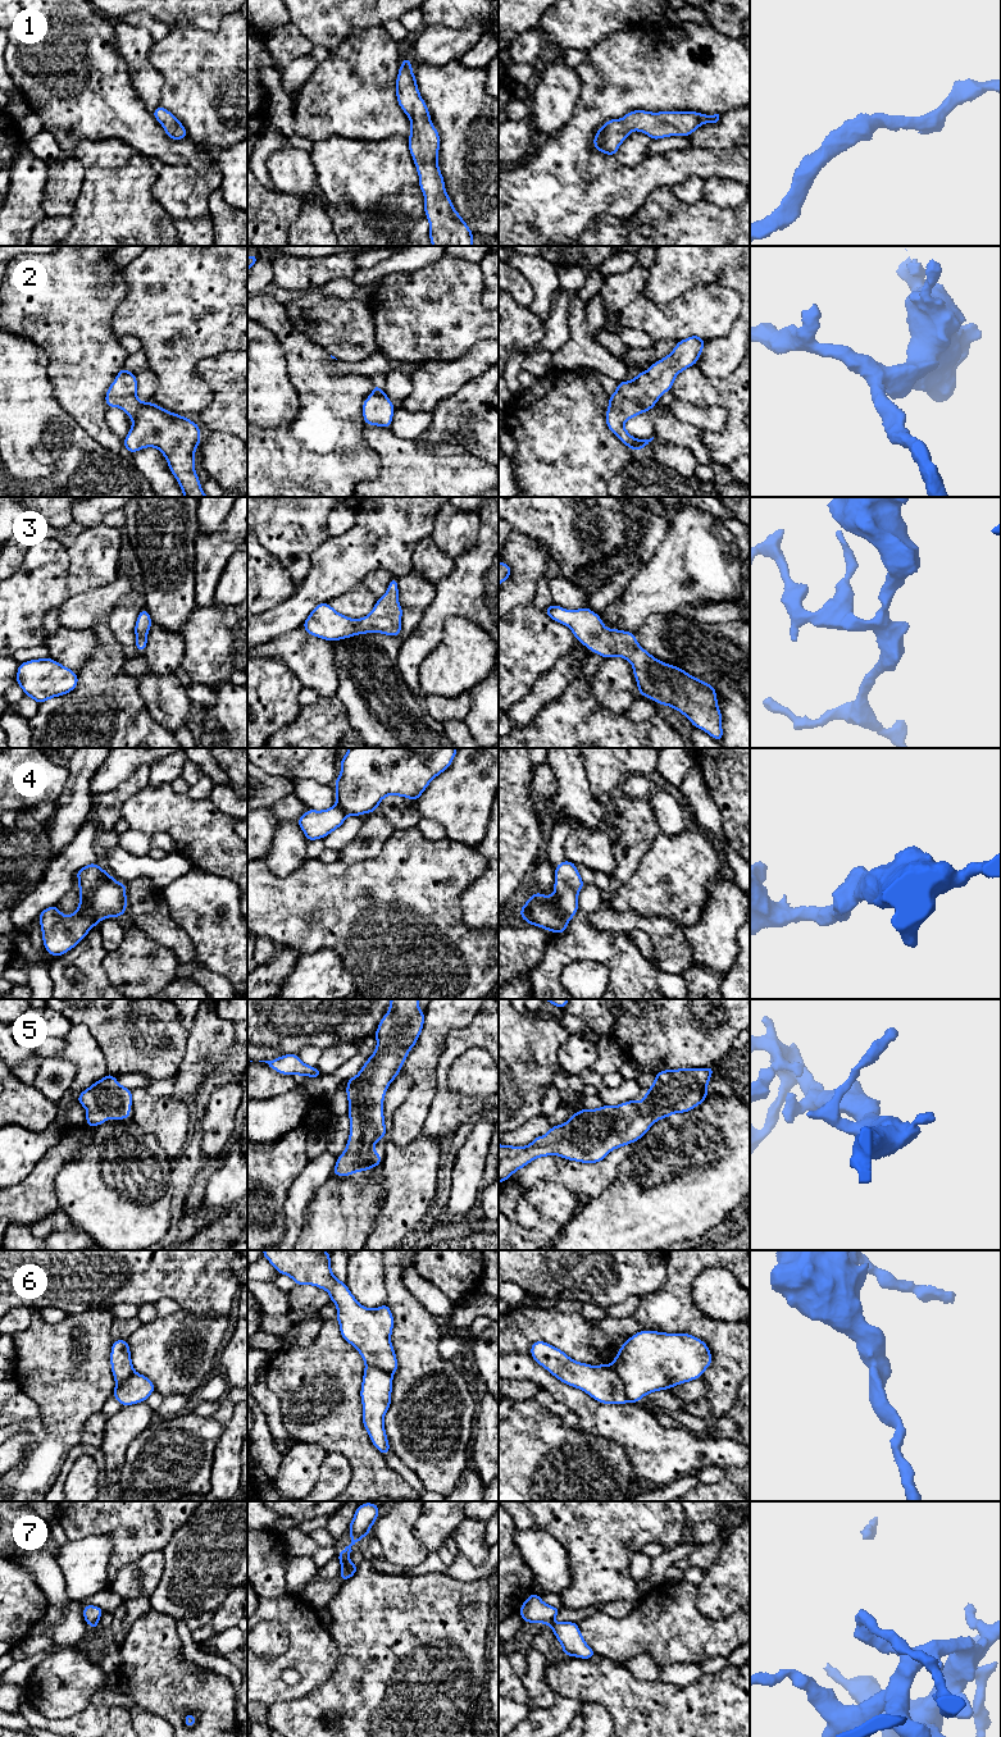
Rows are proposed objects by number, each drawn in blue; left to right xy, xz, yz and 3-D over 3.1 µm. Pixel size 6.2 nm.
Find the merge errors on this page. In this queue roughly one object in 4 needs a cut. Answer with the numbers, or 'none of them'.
6

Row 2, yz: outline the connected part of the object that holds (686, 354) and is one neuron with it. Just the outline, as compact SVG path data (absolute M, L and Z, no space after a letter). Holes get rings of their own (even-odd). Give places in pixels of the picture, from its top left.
M697 334L686 339L678 341L674 350L661 360L654 363L646 371L641 371L631 382L624 380L618 383L616 391L609 396L609 407L606 411L605 421L608 428L629 448L638 451L647 448L647 444L654 439L636 439L631 436L624 423L641 415L645 411L650 411L655 404L660 400L661 395L670 391L675 377L684 369L696 365L706 339L700 338Z

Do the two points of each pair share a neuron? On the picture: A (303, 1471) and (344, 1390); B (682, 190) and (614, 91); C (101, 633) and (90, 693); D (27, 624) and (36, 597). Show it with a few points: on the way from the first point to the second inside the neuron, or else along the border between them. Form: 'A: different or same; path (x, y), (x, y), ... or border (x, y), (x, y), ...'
A: different; border (300, 1441), (317, 1444), (328, 1451)
B: different; border (704, 179), (686, 177), (672, 187)
C: same; path (103, 648), (103, 678)
D: same; path (28, 618), (30, 603)

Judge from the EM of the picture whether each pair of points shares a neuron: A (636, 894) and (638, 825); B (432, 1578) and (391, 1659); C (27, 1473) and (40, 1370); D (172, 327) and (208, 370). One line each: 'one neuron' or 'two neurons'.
A: two neurons
B: one neuron
C: one neuron
D: two neurons

